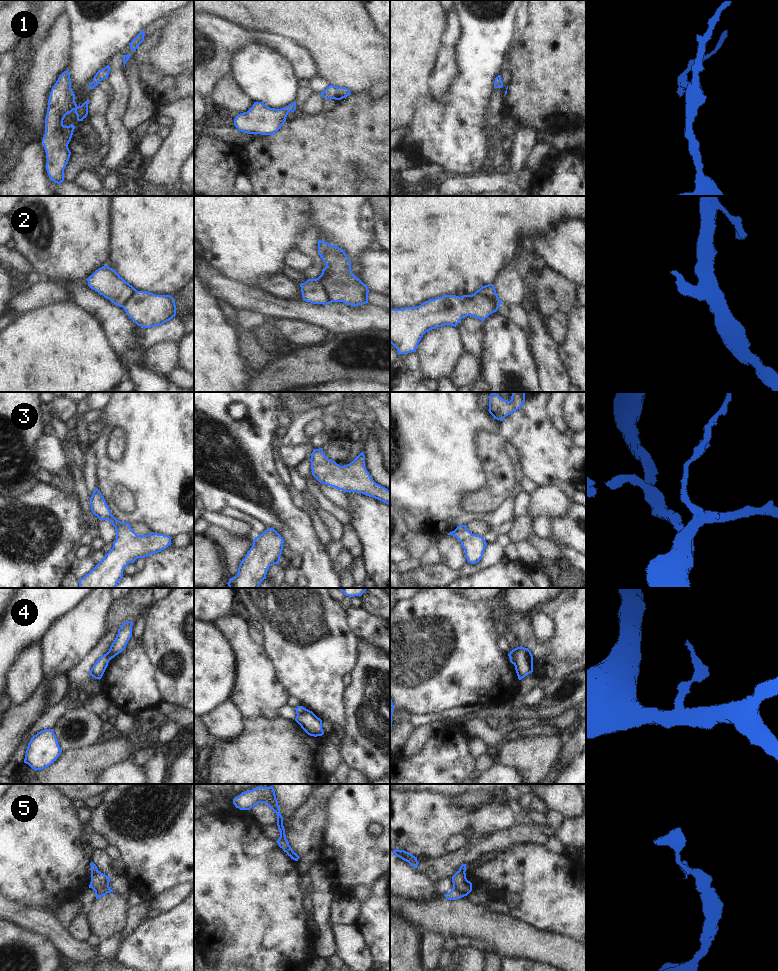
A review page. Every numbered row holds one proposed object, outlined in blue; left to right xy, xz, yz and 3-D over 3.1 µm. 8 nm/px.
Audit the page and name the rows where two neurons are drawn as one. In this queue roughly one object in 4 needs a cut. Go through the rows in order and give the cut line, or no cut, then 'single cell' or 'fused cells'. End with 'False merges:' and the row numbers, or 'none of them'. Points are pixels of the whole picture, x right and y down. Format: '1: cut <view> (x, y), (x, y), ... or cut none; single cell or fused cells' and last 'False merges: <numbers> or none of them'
1: cut none; single cell
2: cut yz (474, 293), (486, 297), (495, 311); fused cells
3: cut none; single cell
4: cut xy (105, 654), (109, 660); fused cells
5: cut xz (292, 851), (292, 854), (297, 859); fused cells
False merges: 2, 4, 5

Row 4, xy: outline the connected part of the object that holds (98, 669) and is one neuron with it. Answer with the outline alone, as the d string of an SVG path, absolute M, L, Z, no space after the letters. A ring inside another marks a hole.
M106 654L102 655L90 670L90 676L95 679L101 679L109 663L109 659Z

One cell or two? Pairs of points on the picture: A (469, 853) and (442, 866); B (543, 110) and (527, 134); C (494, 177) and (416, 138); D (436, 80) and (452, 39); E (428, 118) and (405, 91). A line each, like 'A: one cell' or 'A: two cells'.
A: one cell
B: two cells
C: two cells
D: one cell
E: two cells

